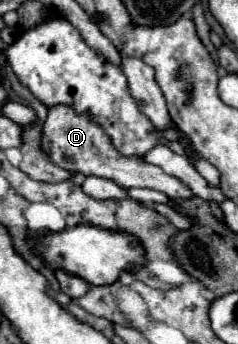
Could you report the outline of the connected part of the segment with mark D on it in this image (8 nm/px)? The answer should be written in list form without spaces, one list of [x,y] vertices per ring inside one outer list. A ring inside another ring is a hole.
[[[60,104],[60,106],[50,108],[48,118],[44,122],[42,146],[50,154],[52,162],[58,164],[60,168],[66,168],[72,172],[82,172],[86,176],[94,174],[100,178],[108,178],[124,188],[152,188],[152,190],[164,192],[166,196],[178,198],[178,200],[194,198],[192,190],[188,190],[188,186],[184,186],[184,182],[180,182],[178,178],[172,178],[170,174],[164,174],[164,170],[160,170],[160,166],[148,164],[140,156],[120,154],[112,146],[112,140],[104,132],[104,128],[98,122],[94,122],[88,114],[78,114],[76,110],[72,110],[72,106]]]

